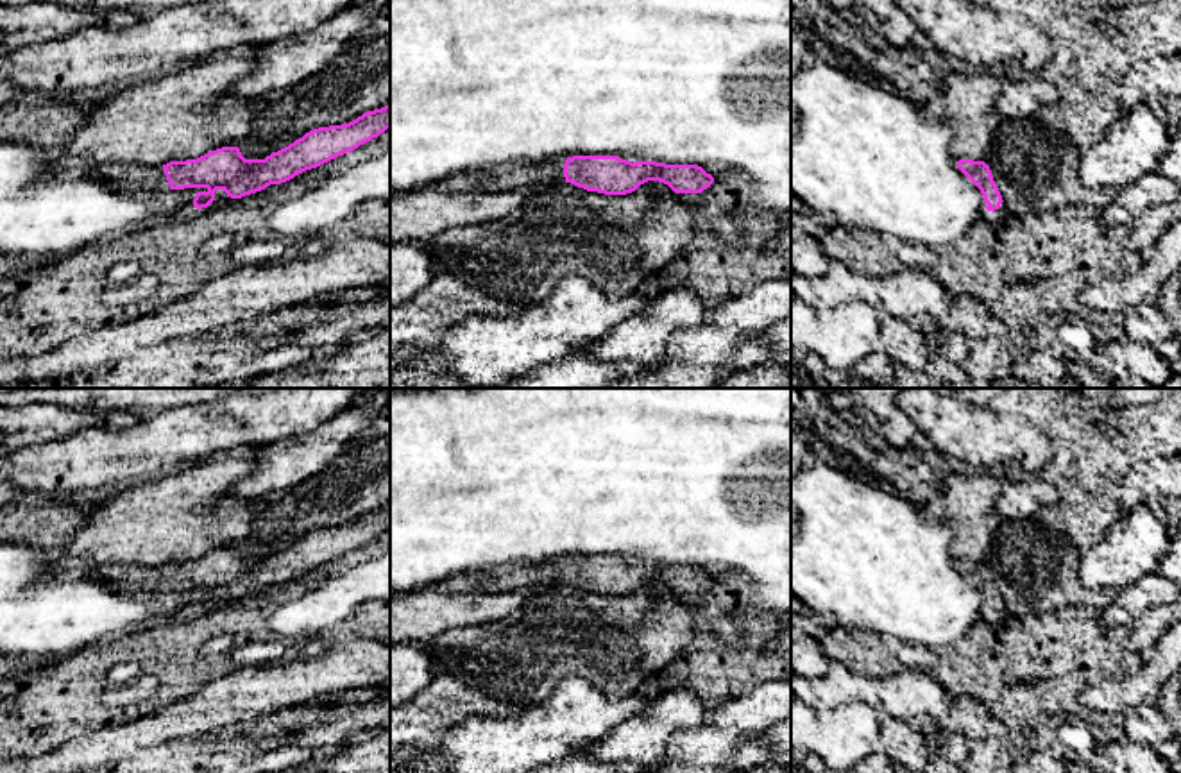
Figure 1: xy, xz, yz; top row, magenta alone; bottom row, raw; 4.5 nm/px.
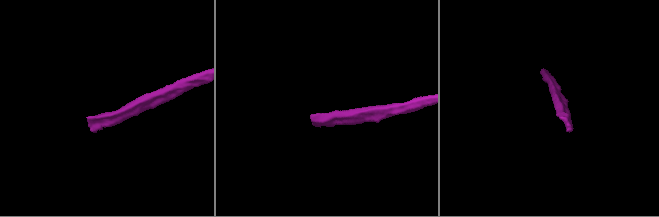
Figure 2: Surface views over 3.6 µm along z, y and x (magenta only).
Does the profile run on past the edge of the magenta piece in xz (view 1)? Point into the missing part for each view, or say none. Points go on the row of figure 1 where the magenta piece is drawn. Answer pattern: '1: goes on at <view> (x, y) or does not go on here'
1: goes on at xz (541, 174)

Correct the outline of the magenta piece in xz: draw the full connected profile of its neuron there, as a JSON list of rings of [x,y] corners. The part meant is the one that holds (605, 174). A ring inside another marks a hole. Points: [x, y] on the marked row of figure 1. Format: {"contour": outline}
{"contour": [[[617,156],[551,157],[519,163],[494,175],[478,177],[480,190],[548,188],[571,183],[587,191],[626,195],[648,181],[667,184],[675,193],[701,193],[714,177],[698,165],[666,165],[657,161],[626,161]]]}

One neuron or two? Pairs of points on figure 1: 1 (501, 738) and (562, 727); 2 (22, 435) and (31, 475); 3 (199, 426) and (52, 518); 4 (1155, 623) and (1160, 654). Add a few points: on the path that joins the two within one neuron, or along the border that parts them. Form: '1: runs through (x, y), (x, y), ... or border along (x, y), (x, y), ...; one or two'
1: runs through (516, 738), (548, 734); one
2: border along (67, 437), (18, 450); two
3: border along (61, 496), (27, 498); two
4: border along (1162, 634), (1133, 673); two

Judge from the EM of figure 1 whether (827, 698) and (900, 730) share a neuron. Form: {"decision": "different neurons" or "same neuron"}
{"decision": "different neurons"}

